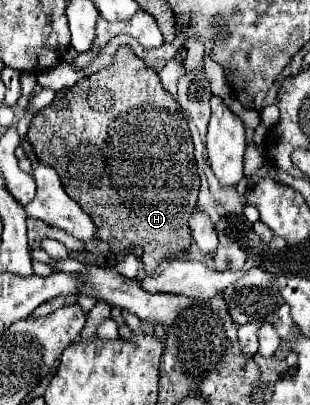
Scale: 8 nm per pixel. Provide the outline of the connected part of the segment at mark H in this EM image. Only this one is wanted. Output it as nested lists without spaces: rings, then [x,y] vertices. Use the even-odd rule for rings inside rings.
[[[120,46],[110,66],[68,90],[60,90],[56,100],[34,116],[28,128],[28,140],[38,160],[60,172],[66,194],[70,194],[86,214],[94,218],[104,208],[104,222],[94,222],[98,228],[96,236],[106,240],[114,254],[140,246],[144,268],[156,272],[164,260],[188,252],[192,244],[188,218],[196,208],[200,188],[188,120],[174,96],[162,88],[158,72],[144,66],[130,46]],[[110,196],[112,208],[106,208]]]

